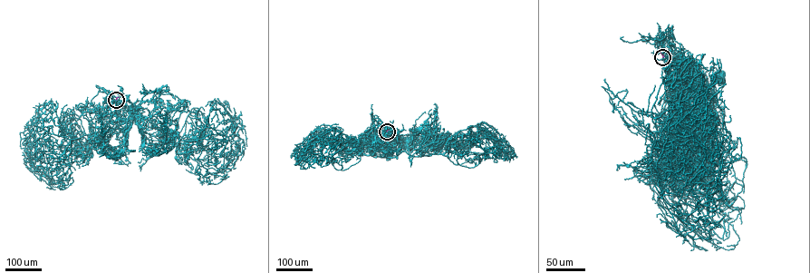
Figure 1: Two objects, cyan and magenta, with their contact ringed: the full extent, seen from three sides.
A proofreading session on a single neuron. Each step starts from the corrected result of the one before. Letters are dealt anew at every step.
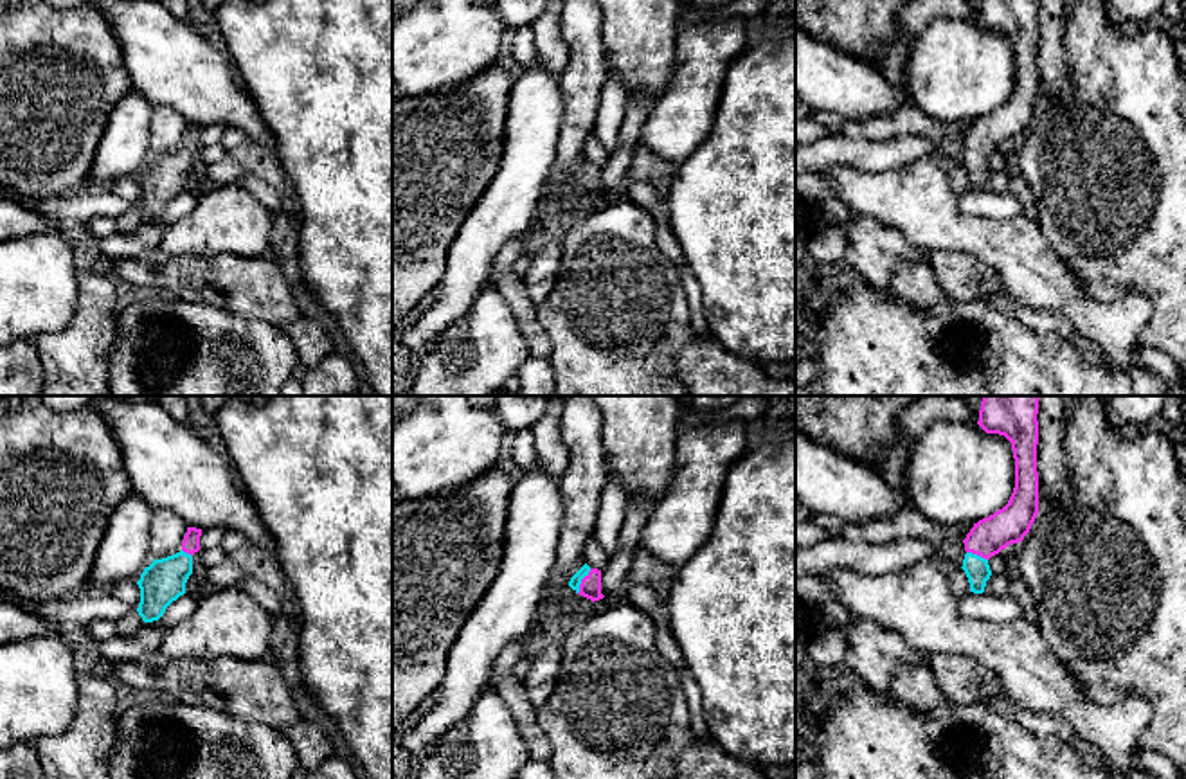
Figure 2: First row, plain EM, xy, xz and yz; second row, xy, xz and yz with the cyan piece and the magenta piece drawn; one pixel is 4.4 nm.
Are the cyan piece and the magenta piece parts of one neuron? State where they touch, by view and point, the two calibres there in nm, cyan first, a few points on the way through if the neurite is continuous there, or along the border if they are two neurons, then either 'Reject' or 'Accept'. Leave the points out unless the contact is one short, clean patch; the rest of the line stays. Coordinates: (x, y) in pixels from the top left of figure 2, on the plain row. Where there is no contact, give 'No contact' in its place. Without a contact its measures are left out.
Touches cyan at xz (580, 179). Thickness 50 nm (cyan) against 100 nm. Path across: xz (575, 179), (580, 179), (591, 182). Accept

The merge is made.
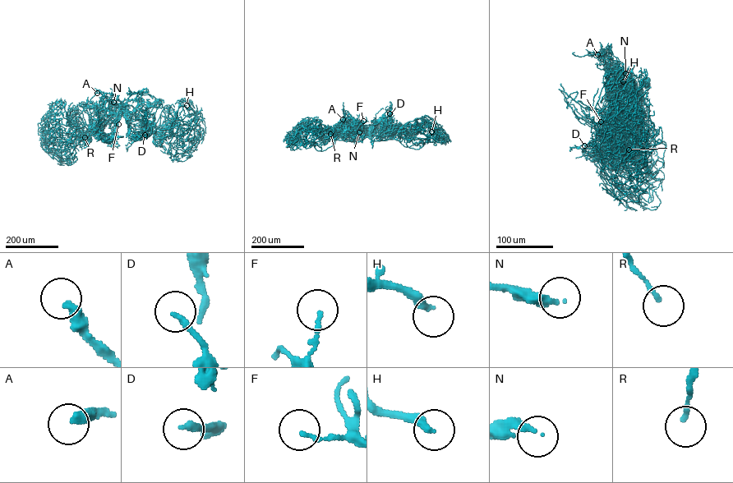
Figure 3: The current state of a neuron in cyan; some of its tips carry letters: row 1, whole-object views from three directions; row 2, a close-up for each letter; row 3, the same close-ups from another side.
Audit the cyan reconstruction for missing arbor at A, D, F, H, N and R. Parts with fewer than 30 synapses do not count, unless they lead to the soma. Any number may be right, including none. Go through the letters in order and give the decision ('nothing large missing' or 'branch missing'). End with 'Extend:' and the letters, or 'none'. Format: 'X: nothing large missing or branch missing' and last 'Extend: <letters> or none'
A: branch missing
D: nothing large missing
F: nothing large missing
H: branch missing
N: nothing large missing
R: nothing large missing
Extend: A, H

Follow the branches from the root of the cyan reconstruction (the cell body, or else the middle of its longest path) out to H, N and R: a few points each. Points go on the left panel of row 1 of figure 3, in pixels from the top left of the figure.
H: (111, 106), (112, 112), (118, 100), (124, 117), (166, 129), (178, 108), (186, 105)
N: (111, 106), (112, 112), (116, 99), (110, 99), (113, 102)
R: (111, 106), (112, 112), (116, 100), (120, 101), (120, 117), (89, 125), (90, 135), (81, 131), (85, 137)

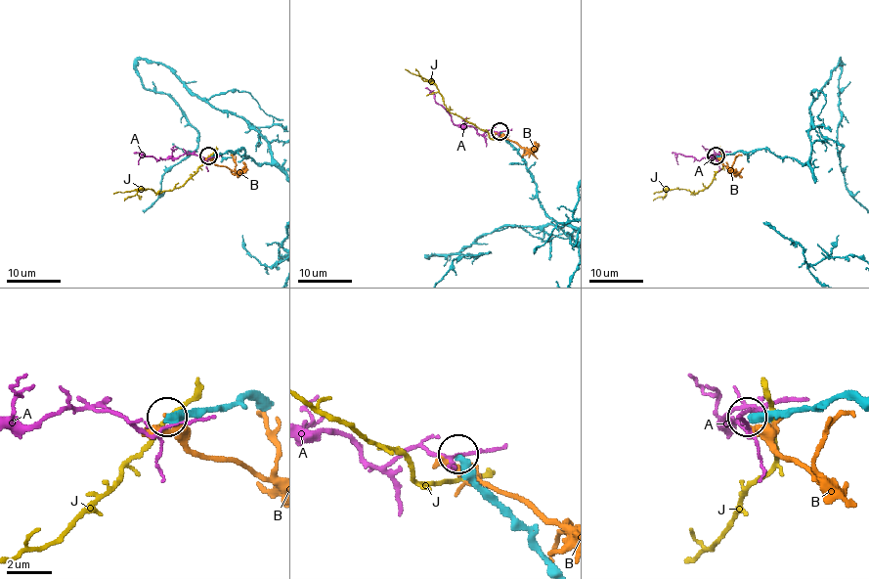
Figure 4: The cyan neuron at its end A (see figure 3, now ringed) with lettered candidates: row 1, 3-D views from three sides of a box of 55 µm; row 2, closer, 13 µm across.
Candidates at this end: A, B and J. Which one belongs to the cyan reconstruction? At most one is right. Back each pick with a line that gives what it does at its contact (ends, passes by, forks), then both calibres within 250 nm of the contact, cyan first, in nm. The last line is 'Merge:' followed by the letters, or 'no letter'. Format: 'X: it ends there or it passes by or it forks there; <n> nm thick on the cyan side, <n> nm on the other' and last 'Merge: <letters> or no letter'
Merge: no letter

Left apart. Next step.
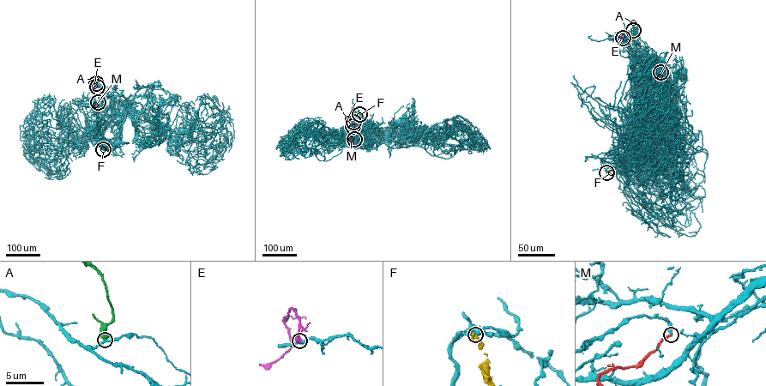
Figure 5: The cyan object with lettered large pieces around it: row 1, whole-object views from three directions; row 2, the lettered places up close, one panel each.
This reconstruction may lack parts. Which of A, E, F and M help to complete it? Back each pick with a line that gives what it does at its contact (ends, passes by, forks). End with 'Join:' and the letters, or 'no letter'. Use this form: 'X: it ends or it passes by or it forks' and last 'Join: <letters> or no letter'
Join: no letter

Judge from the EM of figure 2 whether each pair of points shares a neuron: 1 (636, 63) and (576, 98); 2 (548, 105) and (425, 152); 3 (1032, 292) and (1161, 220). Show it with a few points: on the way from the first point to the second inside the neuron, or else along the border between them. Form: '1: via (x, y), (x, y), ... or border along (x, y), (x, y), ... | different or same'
1: border along (601, 20), (601, 44), (607, 62) | different
2: border along (513, 83), (504, 130), (504, 153), (499, 162) | different
3: border along (1037, 223), (1048, 243), (1062, 258) | different

